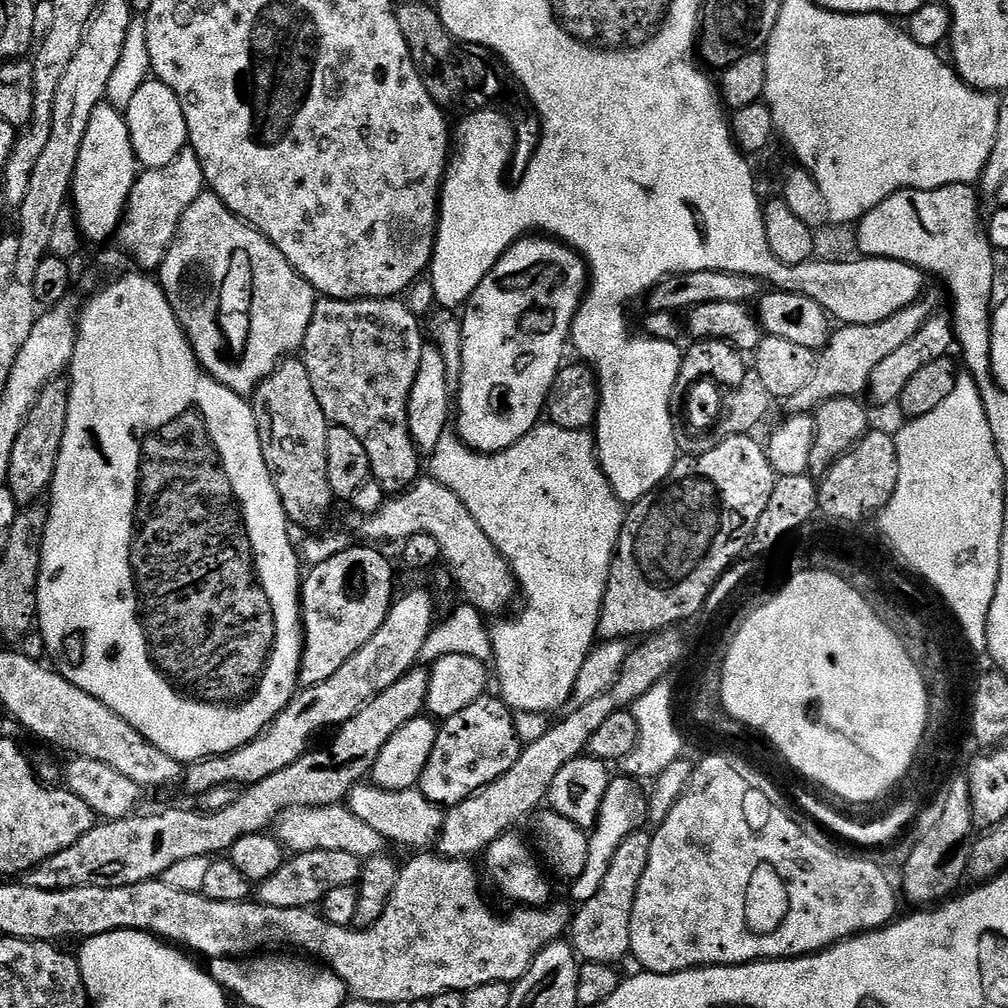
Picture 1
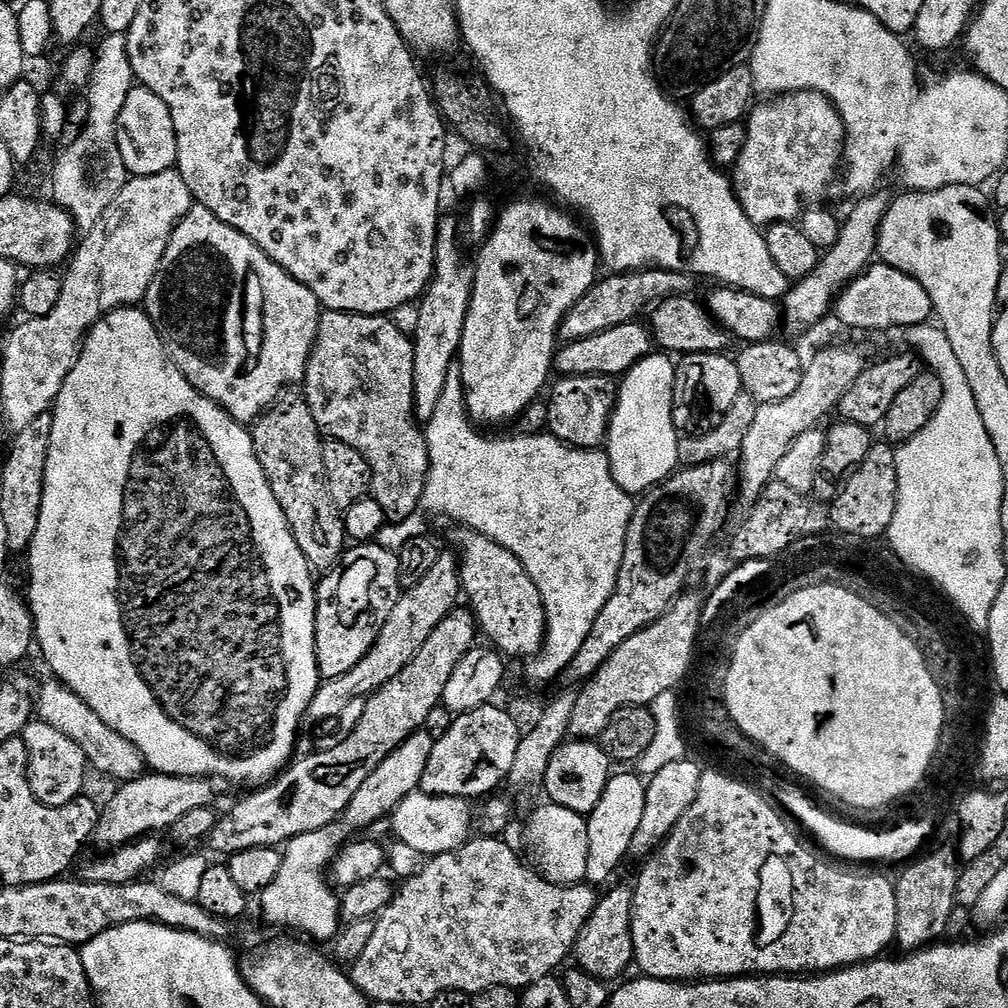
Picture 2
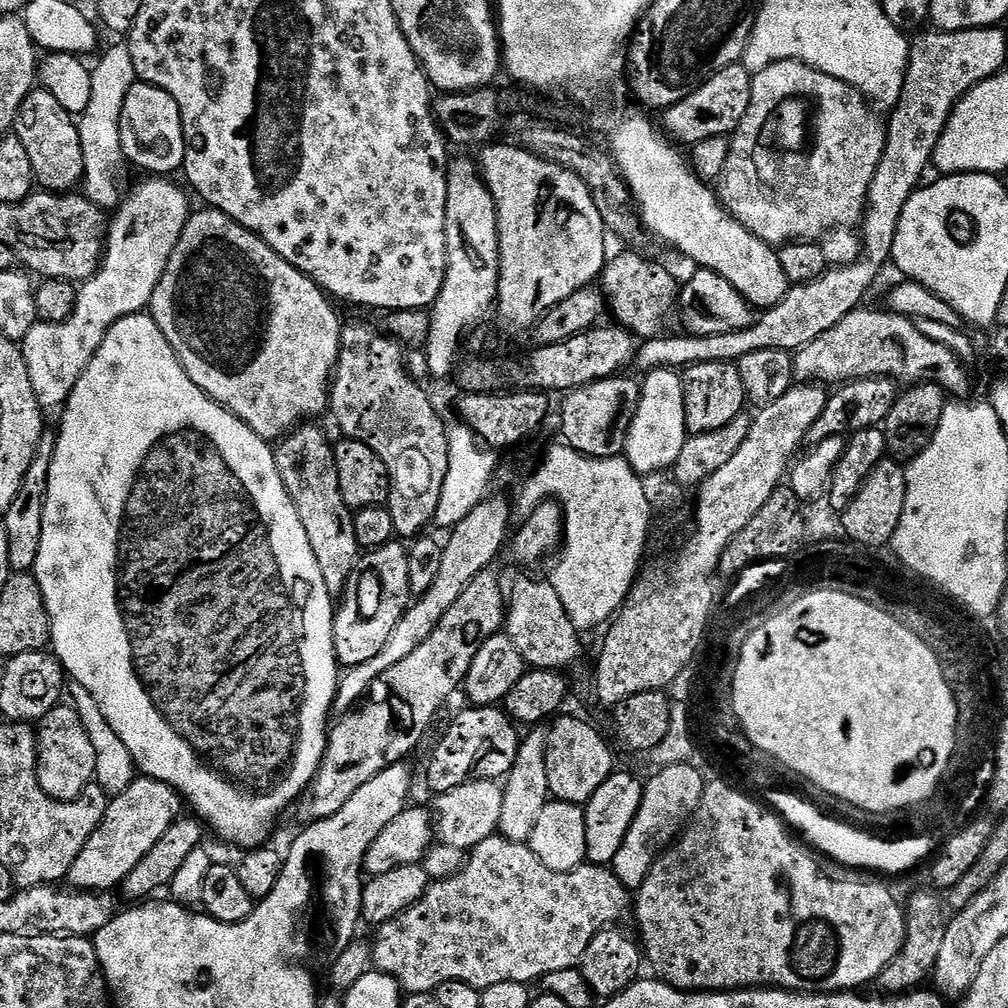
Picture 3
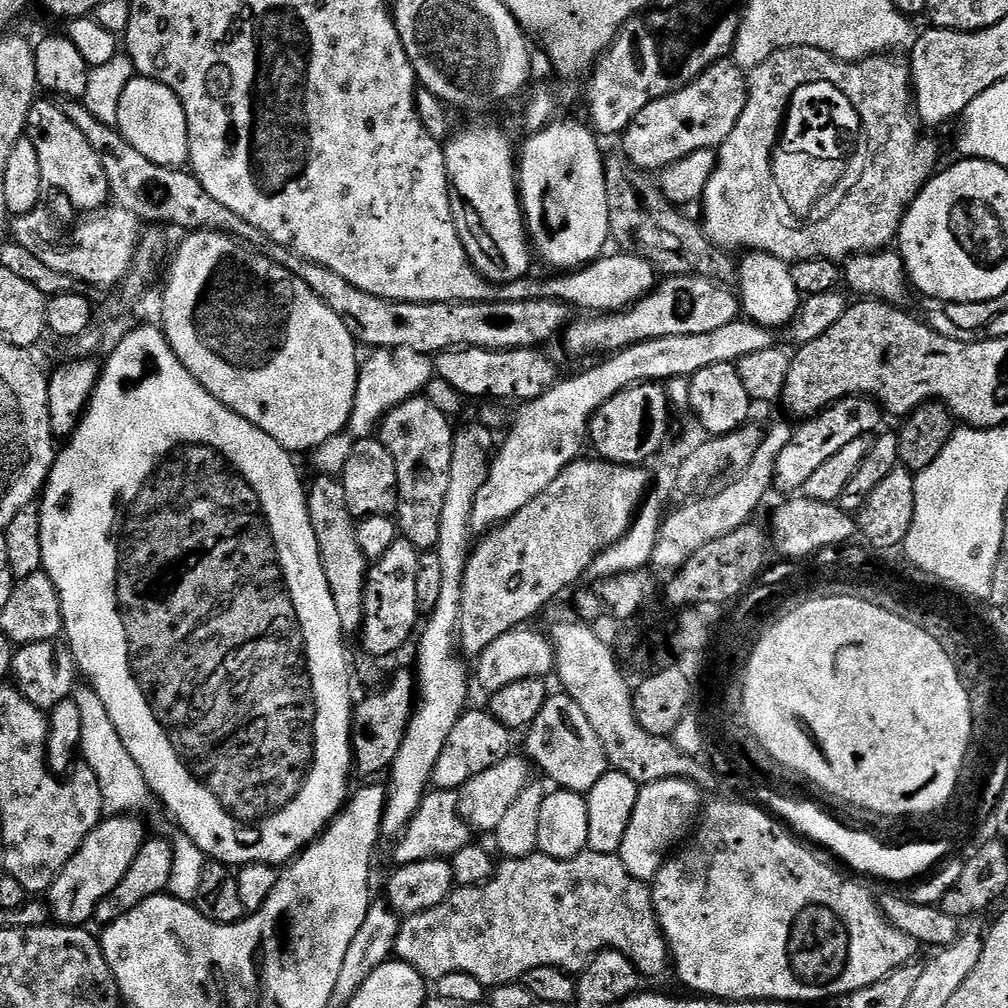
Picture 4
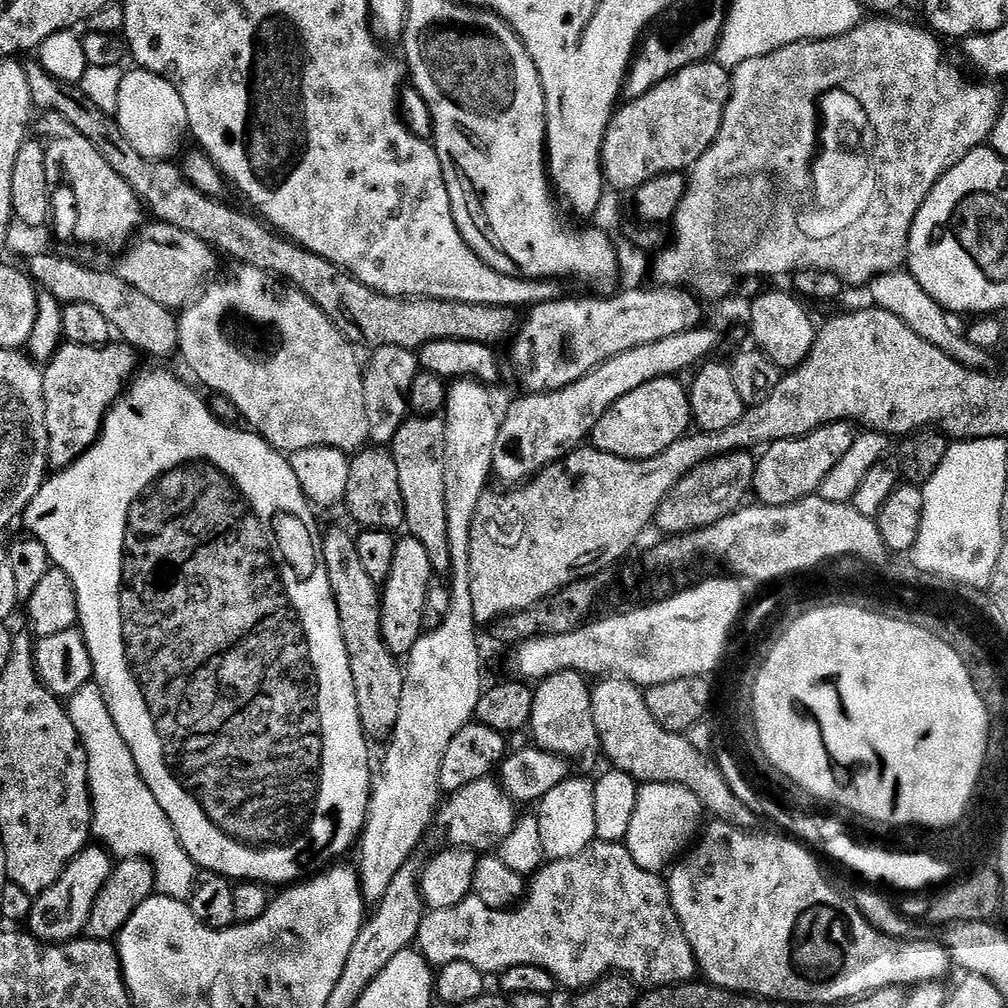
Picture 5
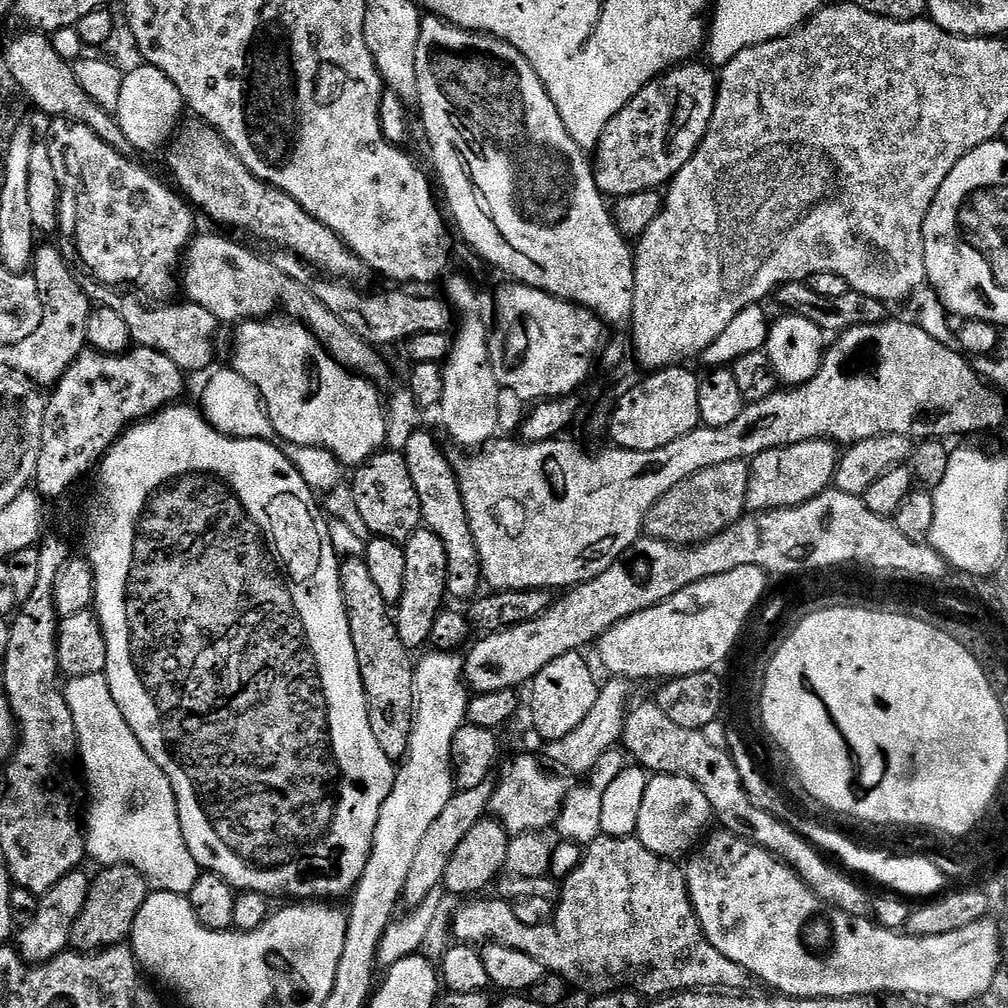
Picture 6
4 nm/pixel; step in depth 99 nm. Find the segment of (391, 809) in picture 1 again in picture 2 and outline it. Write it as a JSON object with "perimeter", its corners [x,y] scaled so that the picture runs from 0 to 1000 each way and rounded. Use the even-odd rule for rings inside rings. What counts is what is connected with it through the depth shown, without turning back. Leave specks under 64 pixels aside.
{"perimeter":[[[411,785],[388,808],[387,816],[393,824],[392,832],[417,843],[424,851],[454,843],[470,829],[470,806],[468,810],[468,802],[464,798],[467,797],[459,790],[428,790]]]}

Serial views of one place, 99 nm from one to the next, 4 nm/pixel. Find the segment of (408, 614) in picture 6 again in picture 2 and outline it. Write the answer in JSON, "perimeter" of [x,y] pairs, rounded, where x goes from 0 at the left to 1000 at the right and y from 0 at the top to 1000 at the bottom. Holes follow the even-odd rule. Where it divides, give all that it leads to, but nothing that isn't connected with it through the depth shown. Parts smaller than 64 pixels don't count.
{"perimeter":[[[357,538],[338,552],[335,563],[316,576],[313,588],[313,656],[321,675],[339,673],[379,629],[379,621],[397,596],[397,554],[377,538]]]}

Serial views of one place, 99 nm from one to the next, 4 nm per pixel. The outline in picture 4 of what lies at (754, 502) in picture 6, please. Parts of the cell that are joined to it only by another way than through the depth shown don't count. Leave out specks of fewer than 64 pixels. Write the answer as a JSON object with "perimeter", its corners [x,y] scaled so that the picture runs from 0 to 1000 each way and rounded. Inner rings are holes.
{"perimeter":[[[840,393],[838,397],[830,397],[828,401],[811,409],[809,413],[799,416],[795,425],[787,428],[784,438],[776,450],[772,450],[772,458],[768,462],[768,484],[772,489],[793,489],[803,477],[804,473],[814,464],[826,450],[831,450],[847,435],[865,433],[874,428],[873,413],[875,406],[868,397],[860,393]]]}

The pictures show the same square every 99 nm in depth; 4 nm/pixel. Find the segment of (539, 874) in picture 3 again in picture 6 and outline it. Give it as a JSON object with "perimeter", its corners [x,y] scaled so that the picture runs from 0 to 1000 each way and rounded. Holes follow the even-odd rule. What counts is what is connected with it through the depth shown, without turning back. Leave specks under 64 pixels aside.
{"perimeter":[[[596,827],[590,834],[582,838],[574,857],[564,864],[566,866],[563,869],[560,879],[558,875],[554,887],[556,895],[550,907],[550,914],[538,915],[532,918],[522,917],[510,907],[509,904],[511,902],[501,893],[497,891],[490,891],[490,893],[473,892],[471,895],[461,896],[464,897],[461,901],[460,898],[453,900],[446,918],[446,925],[451,932],[453,929],[456,932],[453,934],[460,938],[479,938],[485,935],[489,935],[501,938],[504,940],[513,941],[518,945],[526,946],[531,953],[537,954],[545,965],[558,969],[564,979],[569,978],[581,984],[583,988],[599,987],[603,984],[614,983],[619,979],[628,980],[628,983],[635,985],[635,987],[641,990],[654,990],[659,987],[666,987],[672,982],[687,982],[691,978],[731,981],[729,979],[734,977],[737,972],[740,972],[738,962],[724,954],[718,947],[712,946],[704,938],[702,933],[699,932],[698,926],[695,923],[695,917],[691,913],[690,905],[688,903],[687,896],[683,893],[683,874],[680,866],[676,862],[674,865],[667,857],[670,856],[666,852],[641,843],[641,839],[637,839],[637,835],[632,833],[630,828],[617,830]]]}

